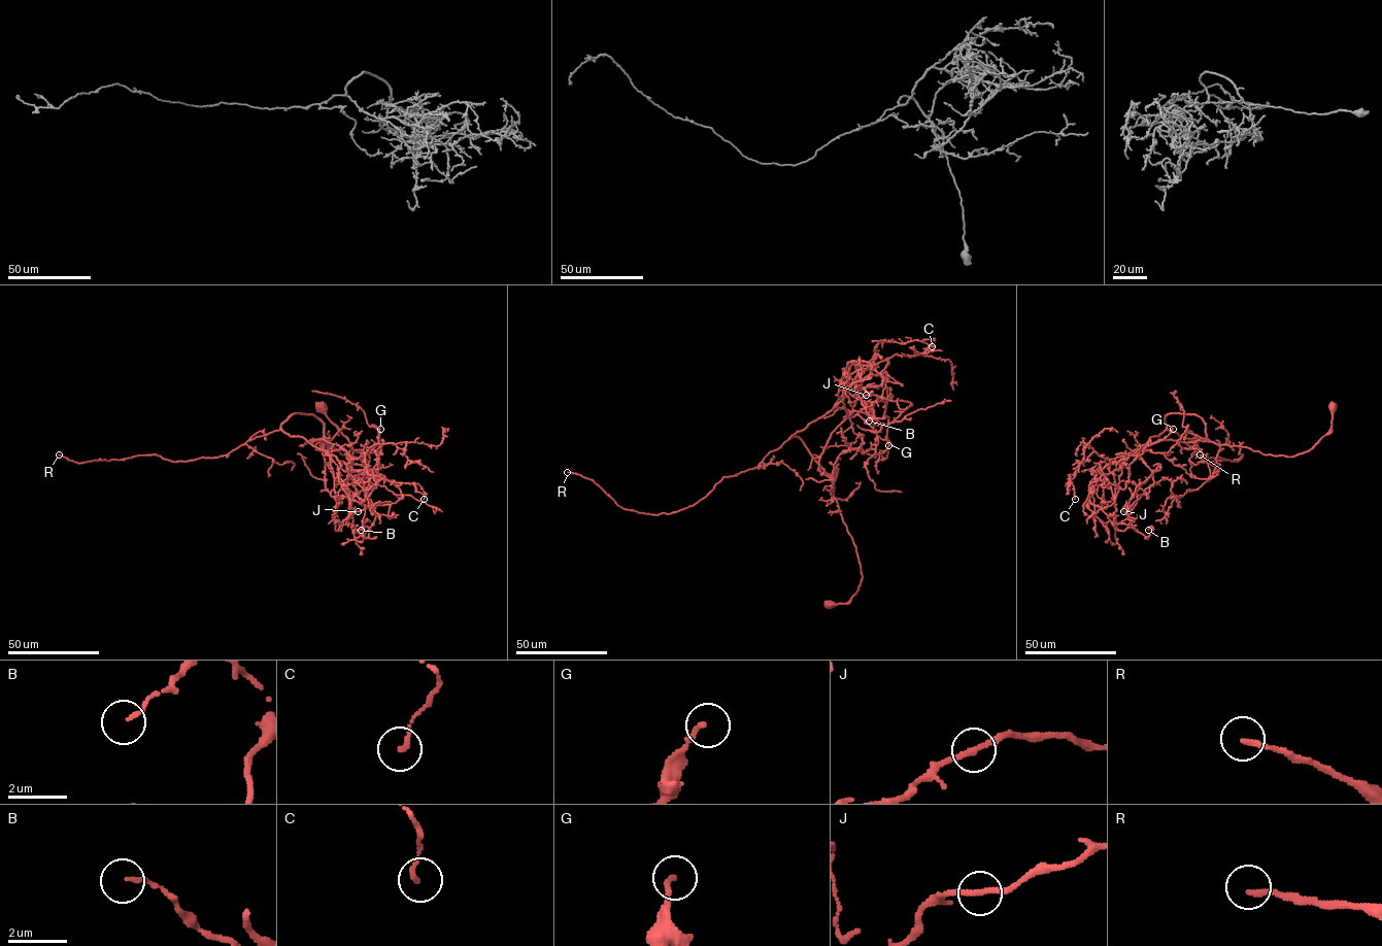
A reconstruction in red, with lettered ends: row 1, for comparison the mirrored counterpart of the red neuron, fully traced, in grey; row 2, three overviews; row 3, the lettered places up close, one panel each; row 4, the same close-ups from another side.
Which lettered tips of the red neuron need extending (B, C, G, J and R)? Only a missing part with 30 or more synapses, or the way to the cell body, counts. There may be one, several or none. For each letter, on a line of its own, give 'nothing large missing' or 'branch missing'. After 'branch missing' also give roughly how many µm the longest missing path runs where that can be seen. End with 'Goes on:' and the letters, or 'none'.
B: nothing large missing
C: nothing large missing
G: nothing large missing
J: nothing large missing
R: branch missing; about 180 µm are missing
Goes on: R

